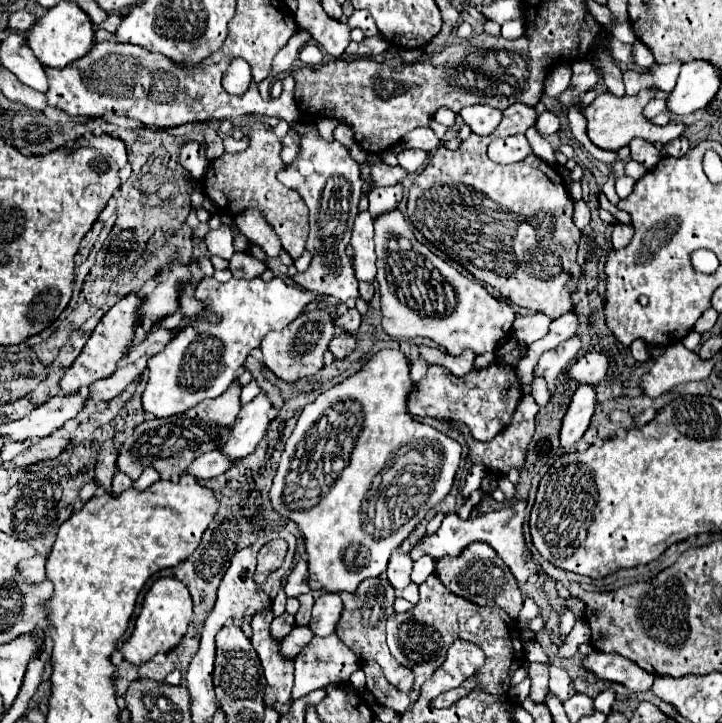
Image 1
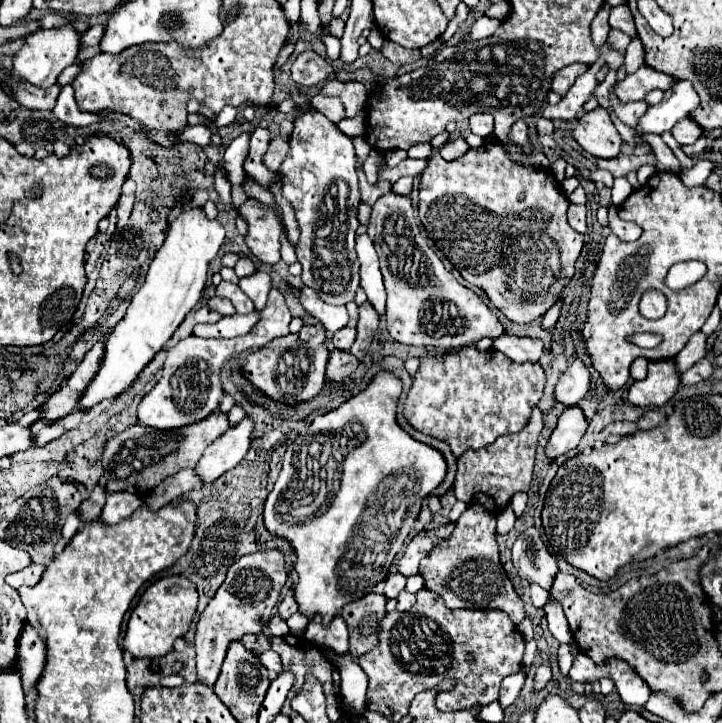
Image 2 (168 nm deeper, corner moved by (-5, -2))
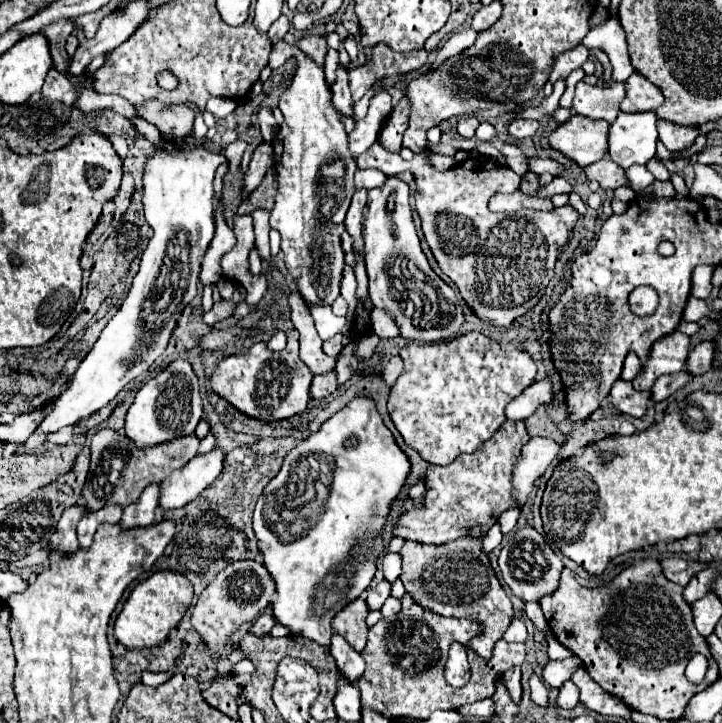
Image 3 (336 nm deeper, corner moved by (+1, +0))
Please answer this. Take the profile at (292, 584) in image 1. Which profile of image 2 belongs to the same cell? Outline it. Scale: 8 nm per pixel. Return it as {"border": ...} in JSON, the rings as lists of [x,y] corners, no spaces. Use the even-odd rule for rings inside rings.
{"border":[[[289,588],[289,590],[285,592],[283,600],[279,602],[277,612],[279,612],[285,620],[287,620],[291,614],[295,614],[295,612],[297,612],[297,600],[295,600],[295,592],[293,592],[293,588]]]}

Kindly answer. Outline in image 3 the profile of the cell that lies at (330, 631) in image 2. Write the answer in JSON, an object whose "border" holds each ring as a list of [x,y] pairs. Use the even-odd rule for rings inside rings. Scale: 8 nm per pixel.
{"border":[[[333,634],[333,640],[331,640],[331,656],[335,658],[335,664],[337,664],[337,670],[339,674],[347,680],[347,682],[357,682],[363,672],[365,672],[365,660],[359,652],[355,652],[347,642],[345,638],[341,638],[339,634]]]}

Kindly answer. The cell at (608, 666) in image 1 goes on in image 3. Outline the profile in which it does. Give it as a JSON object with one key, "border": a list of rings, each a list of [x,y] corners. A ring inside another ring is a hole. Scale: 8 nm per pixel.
{"border":[[[577,656],[573,658],[565,658],[565,660],[549,660],[543,666],[543,680],[551,686],[551,688],[561,688],[563,682],[567,682],[573,676],[573,668],[577,668],[577,664],[581,664],[581,660],[577,660]]]}

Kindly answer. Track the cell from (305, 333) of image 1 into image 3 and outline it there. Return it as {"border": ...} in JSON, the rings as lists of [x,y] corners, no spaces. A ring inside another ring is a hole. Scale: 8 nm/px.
{"border":[[[293,328],[287,330],[287,348],[283,352],[269,352],[265,342],[255,342],[247,352],[225,356],[213,370],[209,388],[249,418],[279,422],[307,408],[311,380],[313,374],[299,358],[299,332]]]}

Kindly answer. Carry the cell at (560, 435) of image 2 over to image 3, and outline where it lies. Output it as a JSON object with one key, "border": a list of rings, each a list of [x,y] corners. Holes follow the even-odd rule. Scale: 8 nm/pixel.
{"border":[[[531,438],[523,448],[521,456],[513,466],[513,498],[517,508],[523,508],[535,480],[539,480],[547,466],[555,460],[561,446],[549,438]]]}

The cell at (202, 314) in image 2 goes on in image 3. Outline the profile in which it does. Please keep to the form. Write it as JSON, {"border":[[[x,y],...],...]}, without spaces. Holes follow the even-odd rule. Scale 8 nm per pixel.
{"border":[[[221,300],[221,302],[215,302],[213,310],[207,312],[207,314],[203,314],[203,320],[205,320],[209,326],[215,326],[217,322],[221,322],[221,320],[233,316],[235,306],[237,306],[237,302],[233,302],[233,300]]]}

